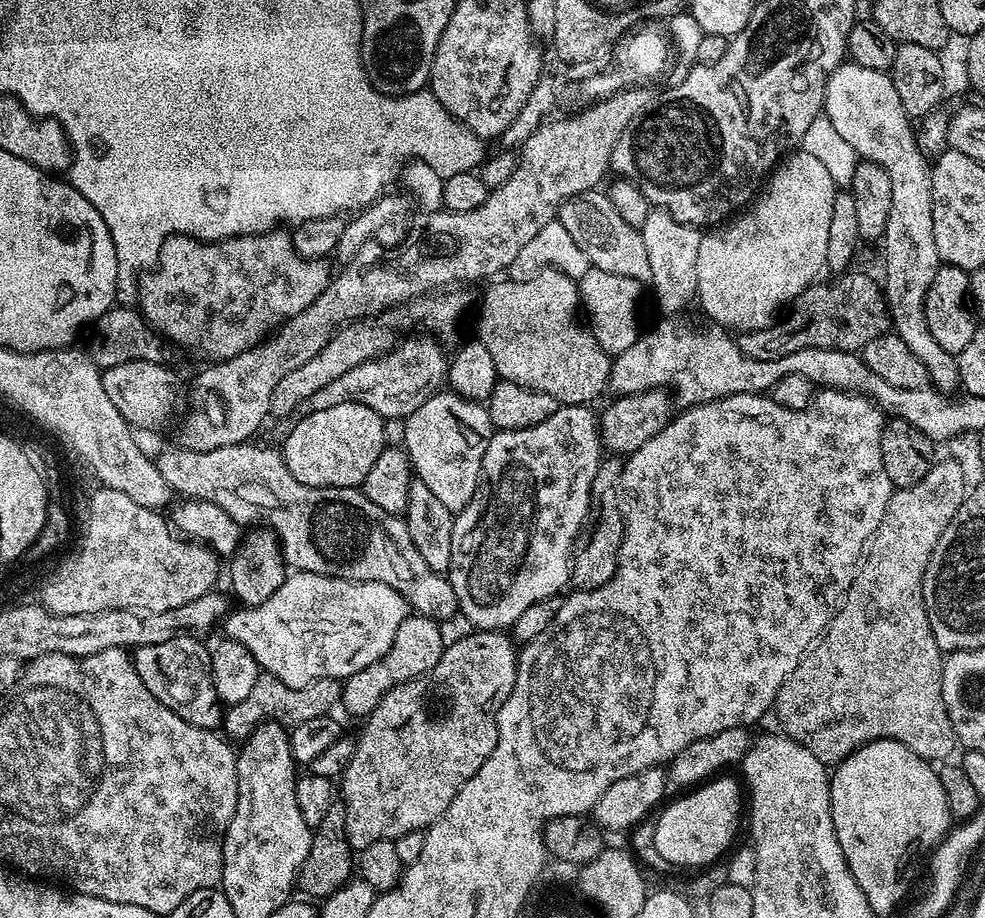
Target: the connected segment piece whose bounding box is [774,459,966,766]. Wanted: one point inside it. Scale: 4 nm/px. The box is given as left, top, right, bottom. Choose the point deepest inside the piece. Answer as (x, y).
(873, 674)

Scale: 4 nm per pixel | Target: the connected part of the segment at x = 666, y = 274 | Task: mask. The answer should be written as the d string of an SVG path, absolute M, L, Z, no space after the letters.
M653 208L650 214L646 214L646 222L640 227L642 242L646 246L646 254L650 261L650 287L656 295L656 304L664 314L680 314L685 311L688 303L697 299L696 287L698 286L698 246L702 235L701 229L692 228L688 224L678 222L668 212L660 208Z

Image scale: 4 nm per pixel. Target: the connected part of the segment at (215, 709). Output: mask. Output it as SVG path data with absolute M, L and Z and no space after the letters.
M179 636L170 638L170 642L137 648L131 653L131 658L138 678L142 678L142 686L146 686L162 706L174 710L178 718L194 726L216 730L221 727L225 709L218 698L218 690L214 690L212 654L209 645L204 643L195 636Z

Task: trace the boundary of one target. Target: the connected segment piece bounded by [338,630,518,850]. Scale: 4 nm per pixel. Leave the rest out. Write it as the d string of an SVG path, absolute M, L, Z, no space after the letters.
M473 630L468 637L454 640L445 647L434 670L394 686L363 721L360 740L358 736L354 754L338 784L346 810L346 838L353 850L427 829L454 802L464 783L478 774L498 742L496 715L502 710L502 702L510 698L510 690L514 690L517 645L504 630Z

